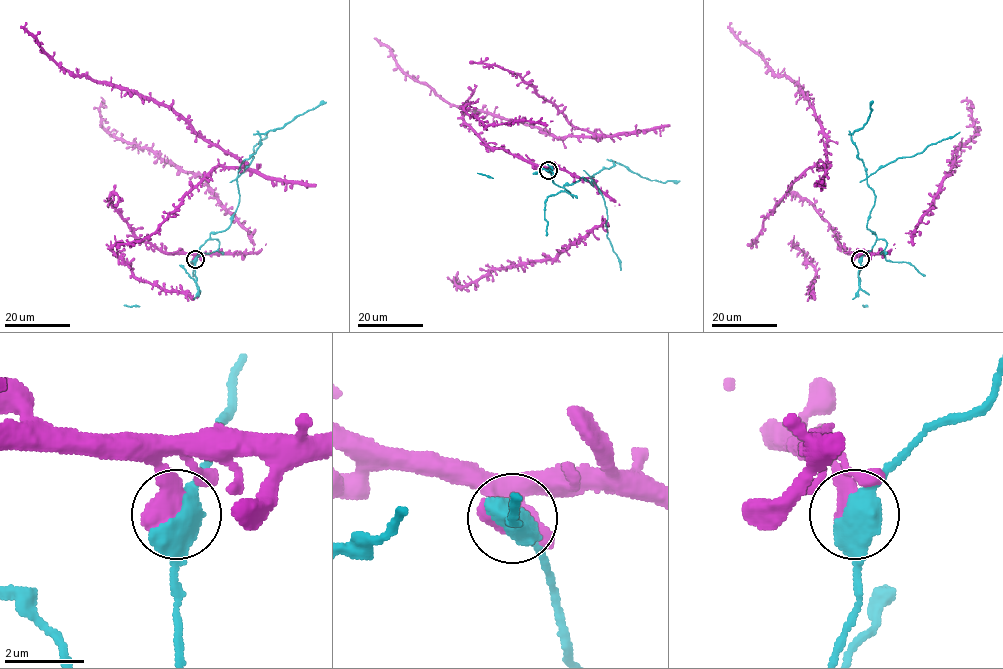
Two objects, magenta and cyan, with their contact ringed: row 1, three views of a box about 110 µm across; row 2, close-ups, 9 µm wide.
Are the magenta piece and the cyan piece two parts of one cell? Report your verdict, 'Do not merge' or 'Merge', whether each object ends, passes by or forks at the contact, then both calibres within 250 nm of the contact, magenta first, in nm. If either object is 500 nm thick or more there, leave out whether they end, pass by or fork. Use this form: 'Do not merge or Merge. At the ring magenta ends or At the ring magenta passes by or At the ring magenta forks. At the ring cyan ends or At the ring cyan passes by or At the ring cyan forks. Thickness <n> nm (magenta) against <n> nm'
Do not merge. Thickness 700 nm (magenta) against 600 nm

